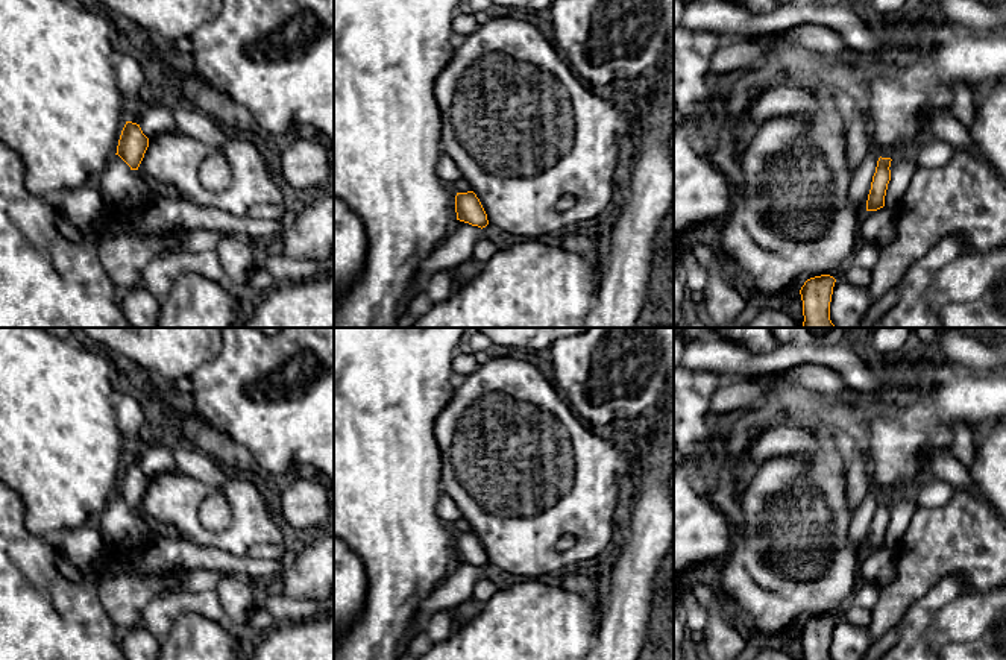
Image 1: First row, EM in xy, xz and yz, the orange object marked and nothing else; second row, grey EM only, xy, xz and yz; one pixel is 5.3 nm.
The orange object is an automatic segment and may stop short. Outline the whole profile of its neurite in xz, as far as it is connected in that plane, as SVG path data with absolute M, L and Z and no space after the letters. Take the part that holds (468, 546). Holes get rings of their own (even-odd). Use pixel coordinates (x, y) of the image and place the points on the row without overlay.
M473 531L457 533L455 536L457 560L472 566L486 567L489 564L487 554Z

